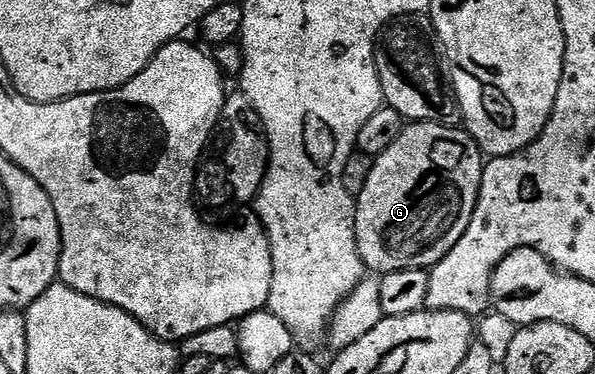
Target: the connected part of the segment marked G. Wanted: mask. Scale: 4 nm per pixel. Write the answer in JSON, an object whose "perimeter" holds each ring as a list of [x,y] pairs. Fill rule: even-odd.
{"perimeter":[[[414,122],[403,127],[400,138],[376,157],[372,174],[364,190],[356,197],[356,242],[362,263],[374,274],[385,274],[409,268],[427,270],[440,261],[460,242],[476,210],[482,185],[484,153],[469,132],[450,128],[446,122]]]}

